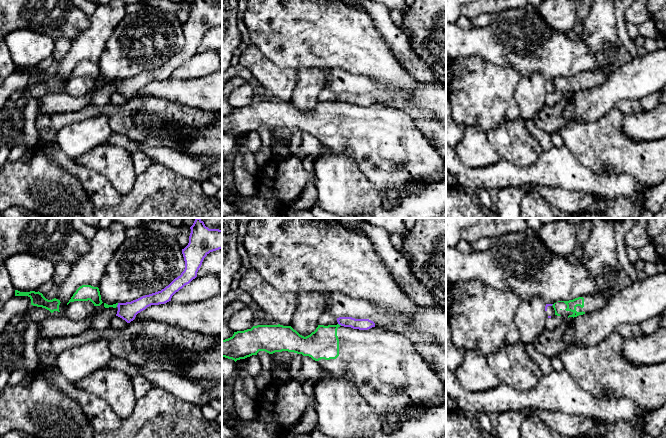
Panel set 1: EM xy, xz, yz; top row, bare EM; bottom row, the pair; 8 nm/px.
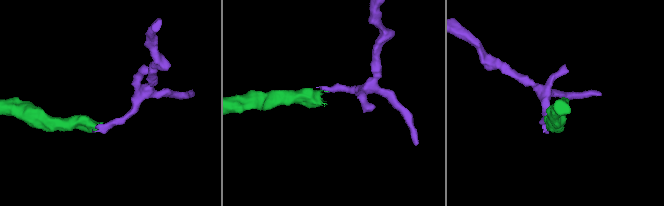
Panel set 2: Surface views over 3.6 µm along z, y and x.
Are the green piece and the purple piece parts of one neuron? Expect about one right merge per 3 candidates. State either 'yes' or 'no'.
no

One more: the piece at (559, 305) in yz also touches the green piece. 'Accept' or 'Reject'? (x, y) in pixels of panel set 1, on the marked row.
Accept

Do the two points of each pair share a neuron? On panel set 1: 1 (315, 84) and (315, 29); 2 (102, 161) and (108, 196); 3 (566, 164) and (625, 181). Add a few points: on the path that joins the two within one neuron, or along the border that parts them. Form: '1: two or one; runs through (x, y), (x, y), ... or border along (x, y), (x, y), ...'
1: two; border along (324, 67), (296, 68)
2: two; border along (84, 167), (100, 173), (122, 194)
3: one; runs through (581, 179), (594, 184), (610, 185)

